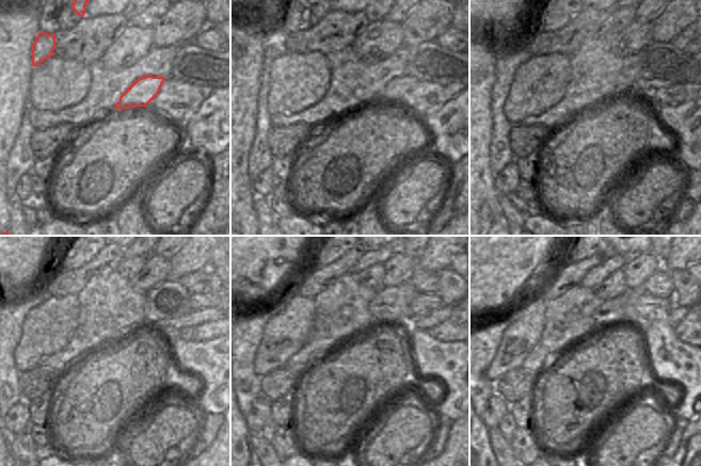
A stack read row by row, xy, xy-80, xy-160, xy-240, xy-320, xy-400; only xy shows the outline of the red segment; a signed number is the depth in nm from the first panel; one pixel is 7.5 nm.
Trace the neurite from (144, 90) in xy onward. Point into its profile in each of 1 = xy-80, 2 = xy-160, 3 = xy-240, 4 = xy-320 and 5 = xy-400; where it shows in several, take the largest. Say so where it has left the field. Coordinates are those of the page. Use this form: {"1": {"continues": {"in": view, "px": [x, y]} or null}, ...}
{"1": {"continues": {"in": "xy-80", "px": [397, 87]}}, "2": {"continues": {"in": "xy-160", "px": [640, 89]}}, "3": {"continues": {"in": "xy-240", "px": [193, 318]}}, "4": {"continues": {"in": "xy-320", "px": [440, 316]}}, "5": {"continues": {"in": "xy-400", "px": [676, 314]}}}

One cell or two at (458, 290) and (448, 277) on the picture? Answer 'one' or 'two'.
one

